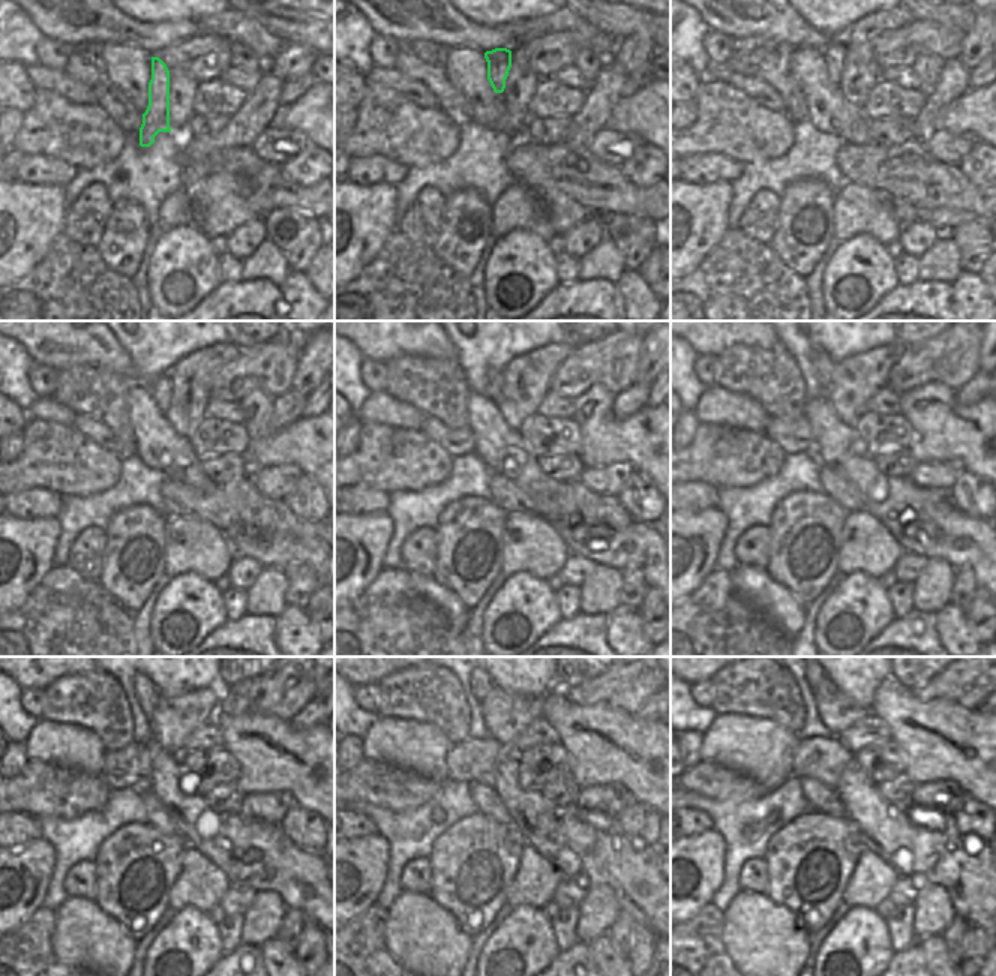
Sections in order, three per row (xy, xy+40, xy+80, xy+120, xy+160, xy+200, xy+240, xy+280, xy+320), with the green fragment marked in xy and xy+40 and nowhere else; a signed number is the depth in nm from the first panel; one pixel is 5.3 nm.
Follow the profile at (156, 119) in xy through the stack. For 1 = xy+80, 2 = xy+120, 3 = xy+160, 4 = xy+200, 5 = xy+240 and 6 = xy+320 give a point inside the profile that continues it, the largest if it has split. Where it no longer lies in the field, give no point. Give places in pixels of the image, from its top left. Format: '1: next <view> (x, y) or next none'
1: next xy+80 (834, 53)
2: next xy+120 (162, 389)
3: next xy+160 (495, 384)
4: next xy+200 (822, 363)
5: next xy+240 (146, 691)
6: next xy+320 (813, 687)

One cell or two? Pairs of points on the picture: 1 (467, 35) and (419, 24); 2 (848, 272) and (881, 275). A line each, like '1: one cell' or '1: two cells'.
1: one cell
2: one cell

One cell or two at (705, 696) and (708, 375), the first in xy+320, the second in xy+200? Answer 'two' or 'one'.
one

